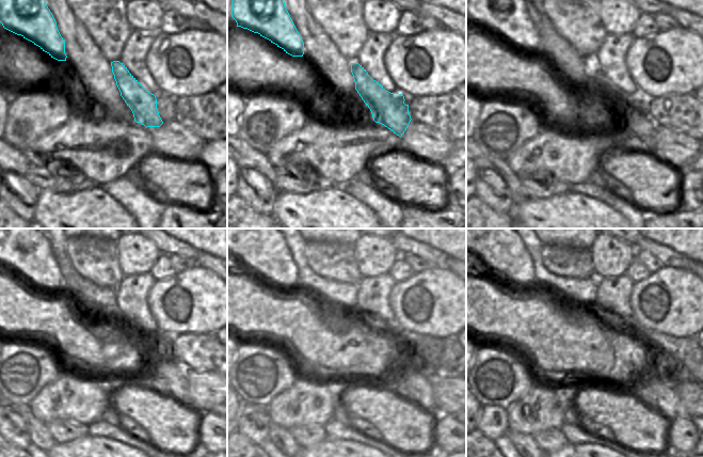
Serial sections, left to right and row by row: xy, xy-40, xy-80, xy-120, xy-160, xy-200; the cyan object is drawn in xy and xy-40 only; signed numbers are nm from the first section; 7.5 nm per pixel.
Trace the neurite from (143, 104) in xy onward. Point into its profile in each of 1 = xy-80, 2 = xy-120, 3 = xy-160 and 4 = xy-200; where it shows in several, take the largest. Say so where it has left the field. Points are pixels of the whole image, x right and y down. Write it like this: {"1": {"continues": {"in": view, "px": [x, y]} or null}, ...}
{"1": {"continues": {"in": "xy-80", "px": [627, 111]}}, "2": {"continues": {"in": "xy-120", "px": [172, 379]}}, "3": {"continues": {"in": "xy-160", "px": [411, 380]}}, "4": {"continues": {"in": "xy-200", "px": [652, 387]}}}

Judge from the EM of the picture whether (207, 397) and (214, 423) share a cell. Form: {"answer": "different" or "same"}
{"answer": "different"}

